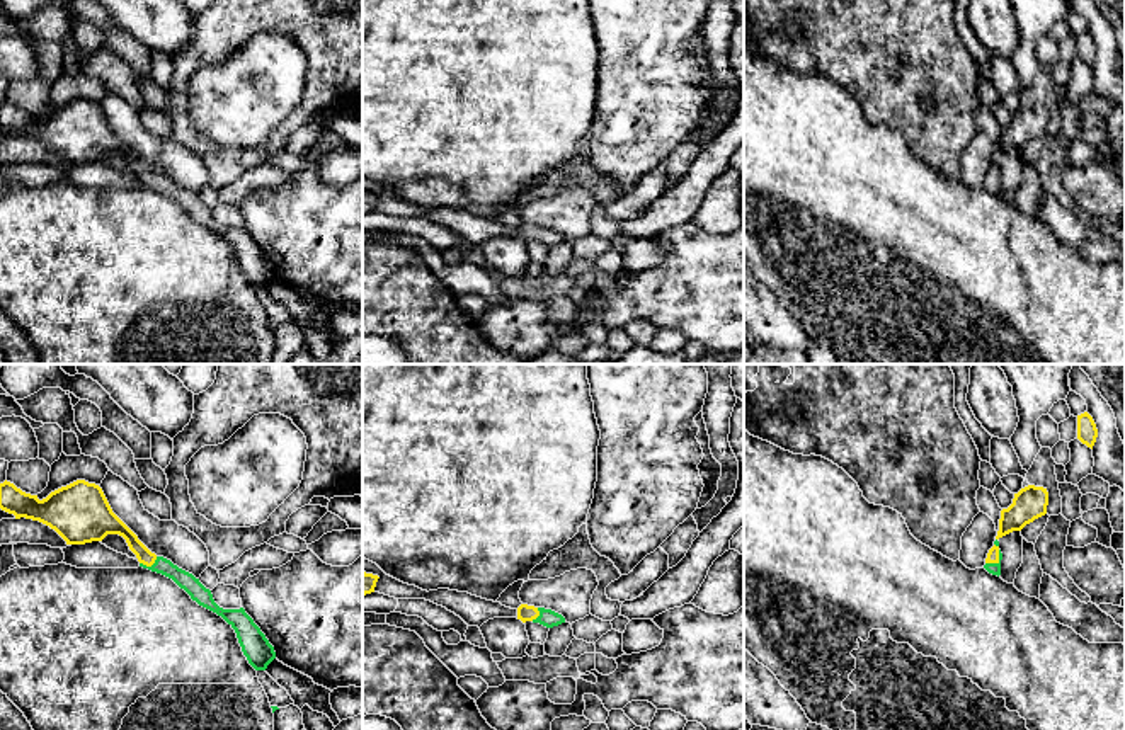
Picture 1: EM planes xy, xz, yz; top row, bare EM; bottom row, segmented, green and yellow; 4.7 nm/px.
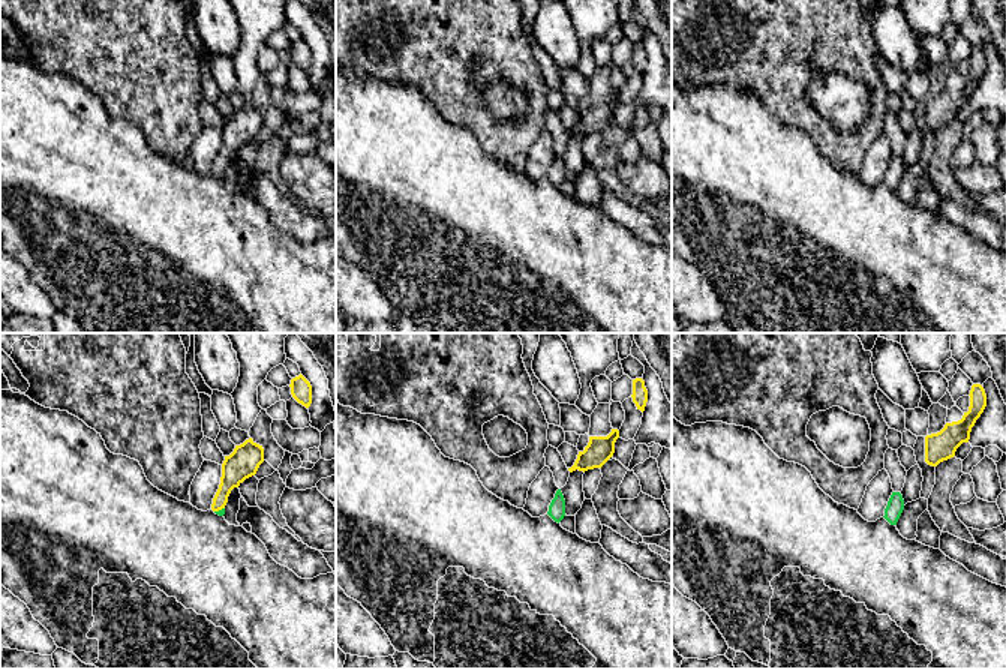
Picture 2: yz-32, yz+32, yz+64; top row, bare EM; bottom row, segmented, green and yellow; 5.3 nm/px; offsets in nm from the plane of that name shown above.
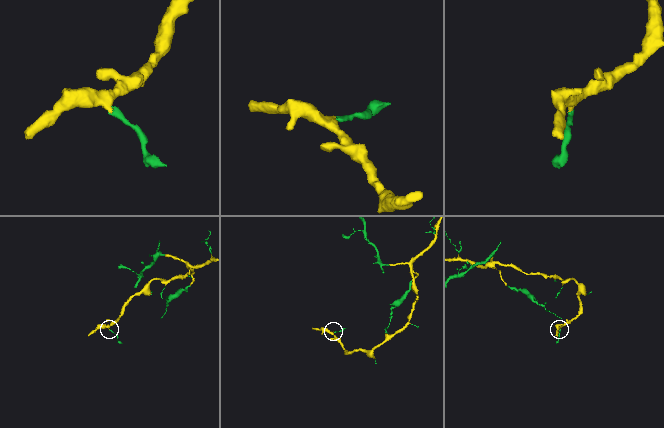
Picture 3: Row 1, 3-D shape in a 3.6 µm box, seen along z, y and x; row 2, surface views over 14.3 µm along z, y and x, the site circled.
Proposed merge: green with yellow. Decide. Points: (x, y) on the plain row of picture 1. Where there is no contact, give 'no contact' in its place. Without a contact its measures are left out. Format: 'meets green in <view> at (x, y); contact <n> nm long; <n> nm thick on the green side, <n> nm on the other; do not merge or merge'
meets green in yz at (996, 182); contact 100 nm long; 60 nm thick on the green side, 60 nm on the other; merge

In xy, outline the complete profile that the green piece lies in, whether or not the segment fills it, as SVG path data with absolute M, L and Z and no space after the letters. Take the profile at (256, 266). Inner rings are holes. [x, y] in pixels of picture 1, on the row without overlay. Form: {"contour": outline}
{"contour": "M5 99L0 102L0 128L14 133L15 138L26 136L49 145L66 163L102 160L107 153L123 155L140 185L172 197L192 220L221 235L235 248L242 271L255 289L266 289L276 277L274 265L243 226L220 226L199 197L151 172L112 131L99 104L77 99L39 119L37 114L26 112Z"}

